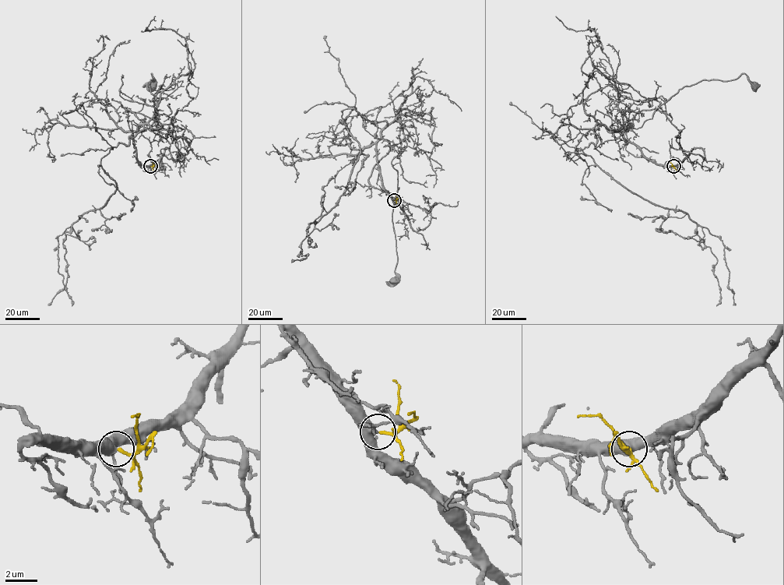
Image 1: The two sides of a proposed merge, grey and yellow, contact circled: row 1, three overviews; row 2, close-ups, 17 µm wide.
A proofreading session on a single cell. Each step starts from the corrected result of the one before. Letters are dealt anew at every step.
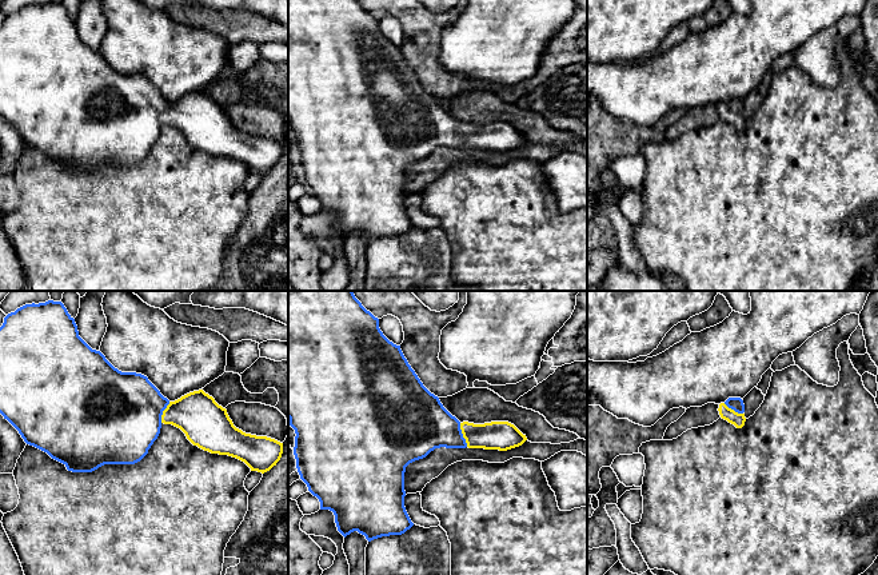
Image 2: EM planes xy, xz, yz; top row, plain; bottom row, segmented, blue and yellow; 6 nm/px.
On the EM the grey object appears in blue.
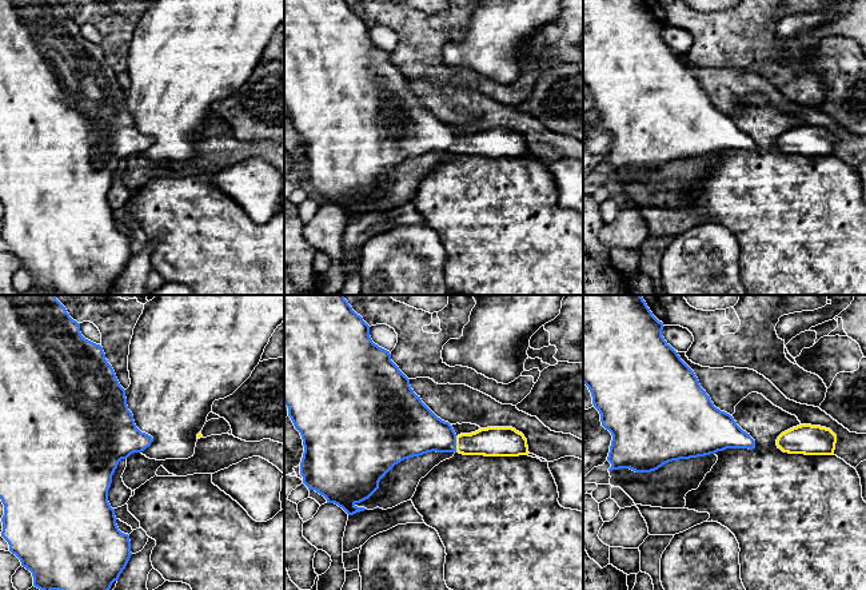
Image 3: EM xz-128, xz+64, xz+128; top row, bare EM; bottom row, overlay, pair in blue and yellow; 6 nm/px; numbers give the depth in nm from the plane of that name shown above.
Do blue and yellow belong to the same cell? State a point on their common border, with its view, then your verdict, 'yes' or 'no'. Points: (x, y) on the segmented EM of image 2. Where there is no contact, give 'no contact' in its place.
xz (462, 435) | yes

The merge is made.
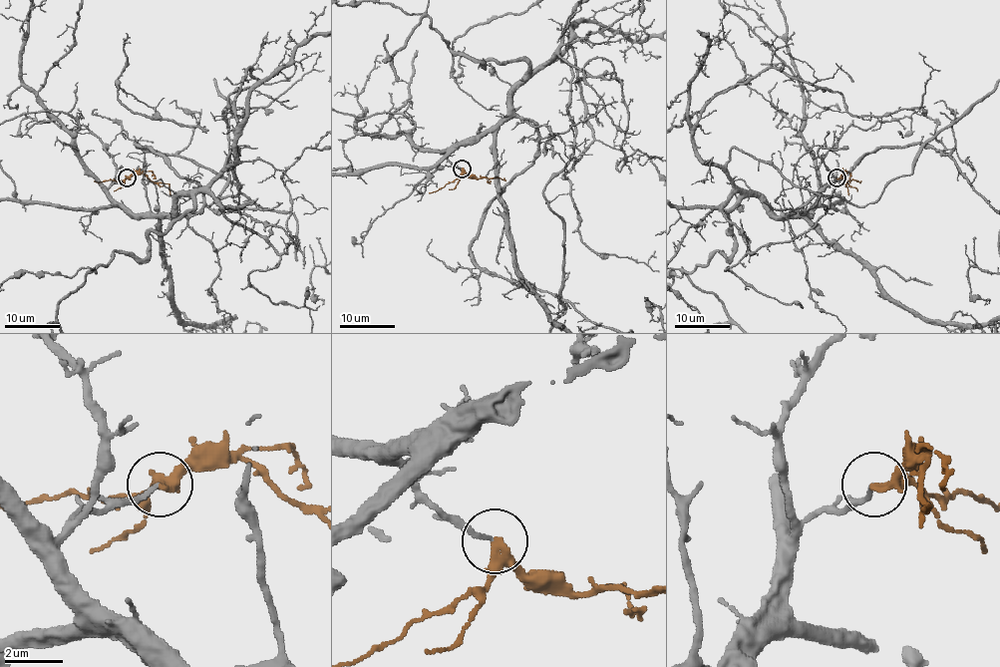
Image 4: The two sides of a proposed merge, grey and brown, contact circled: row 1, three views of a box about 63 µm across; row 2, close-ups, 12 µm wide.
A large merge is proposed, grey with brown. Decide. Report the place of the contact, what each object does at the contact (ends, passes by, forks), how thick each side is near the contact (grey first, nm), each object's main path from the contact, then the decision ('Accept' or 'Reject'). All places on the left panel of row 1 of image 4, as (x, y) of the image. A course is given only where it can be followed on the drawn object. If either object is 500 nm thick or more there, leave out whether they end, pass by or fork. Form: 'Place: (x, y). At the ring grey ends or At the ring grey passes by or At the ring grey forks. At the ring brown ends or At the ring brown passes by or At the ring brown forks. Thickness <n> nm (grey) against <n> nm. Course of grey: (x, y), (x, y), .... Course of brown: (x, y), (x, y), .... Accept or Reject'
Place: (127, 177). At the ring grey ends. At the ring brown passes by. Thickness 120 nm (grey) against 240 nm. Course of brown: (127, 177), (145, 173), (154, 181), (168, 184), (170, 195). Accept

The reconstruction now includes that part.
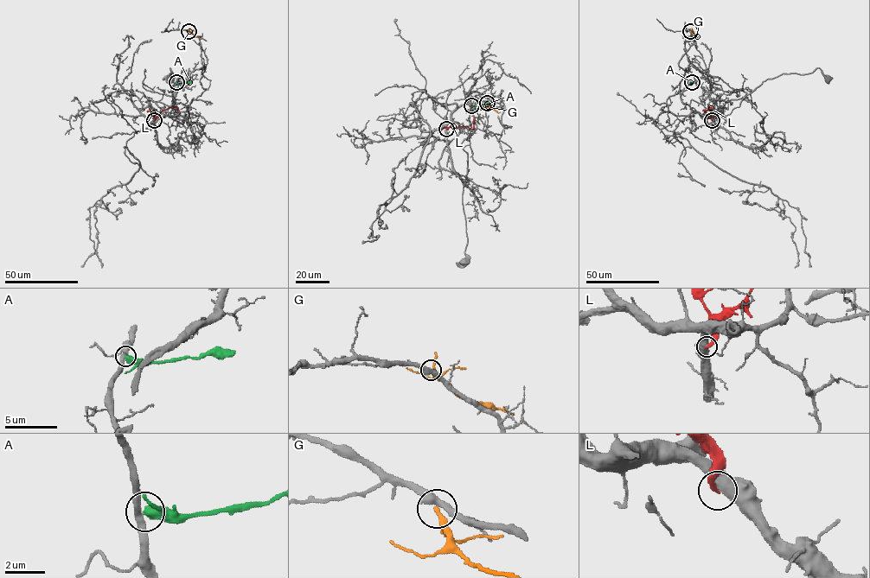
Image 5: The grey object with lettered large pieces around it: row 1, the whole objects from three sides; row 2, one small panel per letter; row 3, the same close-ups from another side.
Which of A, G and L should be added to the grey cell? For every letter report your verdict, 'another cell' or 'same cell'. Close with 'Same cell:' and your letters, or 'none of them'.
A: another cell
G: another cell
L: another cell
Same cell: none of them

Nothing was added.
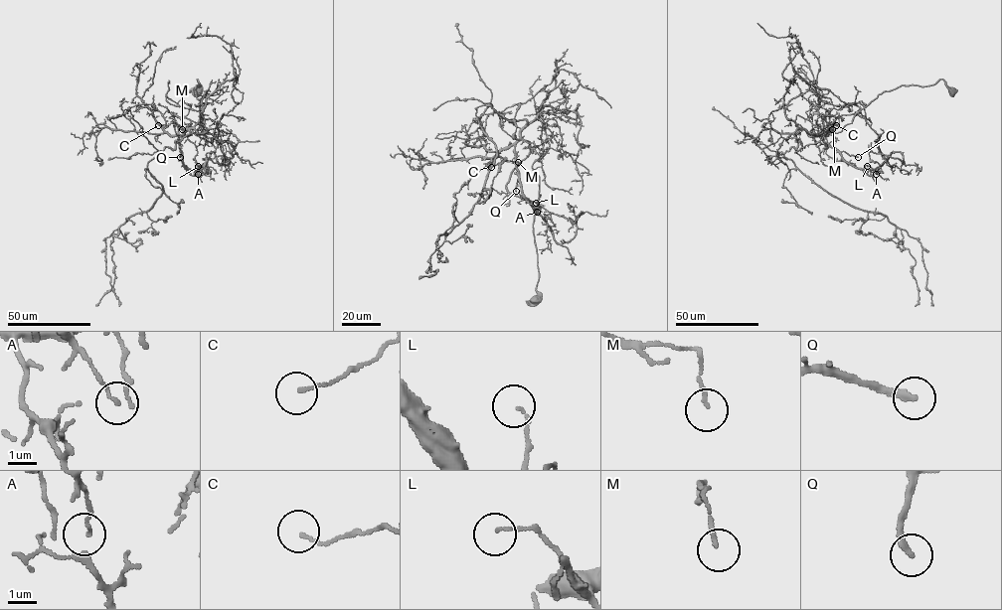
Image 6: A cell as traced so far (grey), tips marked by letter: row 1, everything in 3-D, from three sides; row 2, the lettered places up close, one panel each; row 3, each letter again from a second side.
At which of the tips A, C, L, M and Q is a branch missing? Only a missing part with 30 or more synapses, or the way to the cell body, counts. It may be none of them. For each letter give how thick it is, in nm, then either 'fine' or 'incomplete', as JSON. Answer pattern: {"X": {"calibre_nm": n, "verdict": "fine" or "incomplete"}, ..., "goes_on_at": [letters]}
{"A": {"calibre_nm": 90, "verdict": "fine"}, "C": {"calibre_nm": 110, "verdict": "fine"}, "L": {"calibre_nm": 100, "verdict": "fine"}, "M": {"calibre_nm": 110, "verdict": "fine"}, "Q": {"calibre_nm": 260, "verdict": "incomplete"}, "goes_on_at": ["Q"]}

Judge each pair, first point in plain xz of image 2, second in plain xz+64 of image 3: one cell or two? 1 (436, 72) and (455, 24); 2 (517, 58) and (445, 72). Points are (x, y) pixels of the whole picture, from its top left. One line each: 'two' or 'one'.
1: one
2: two

